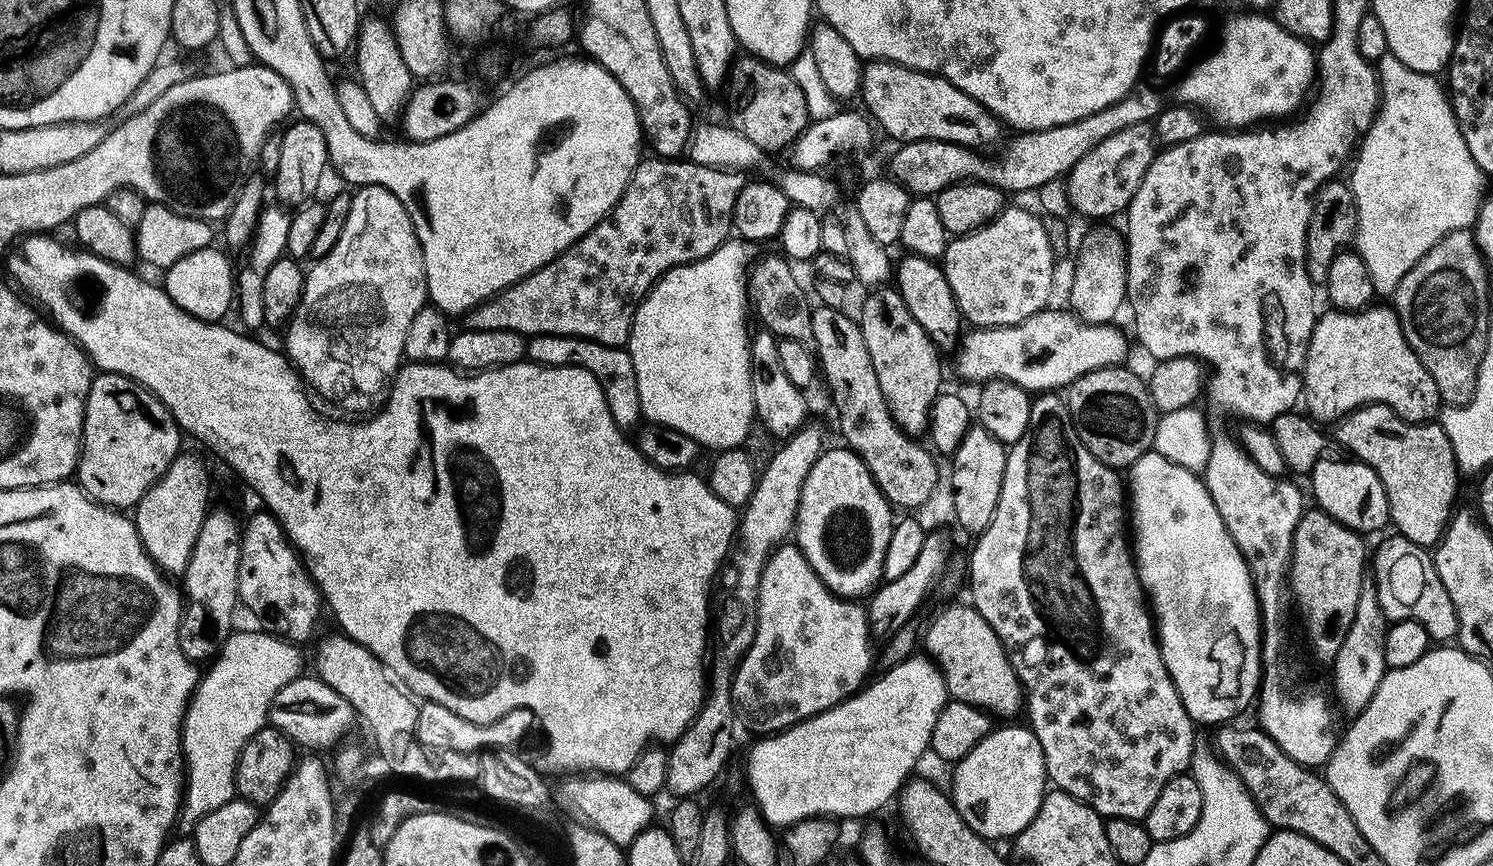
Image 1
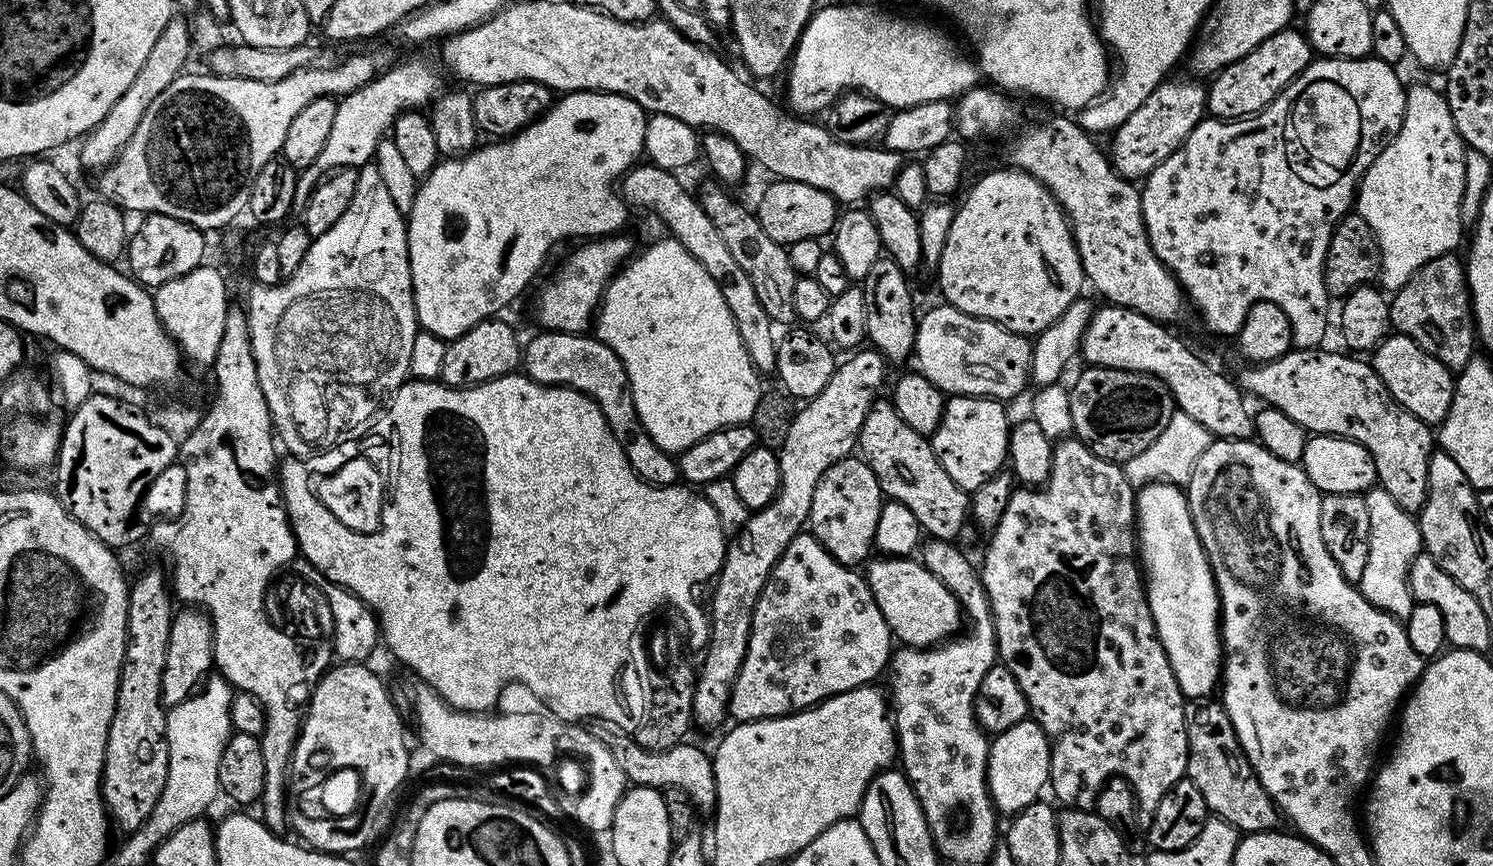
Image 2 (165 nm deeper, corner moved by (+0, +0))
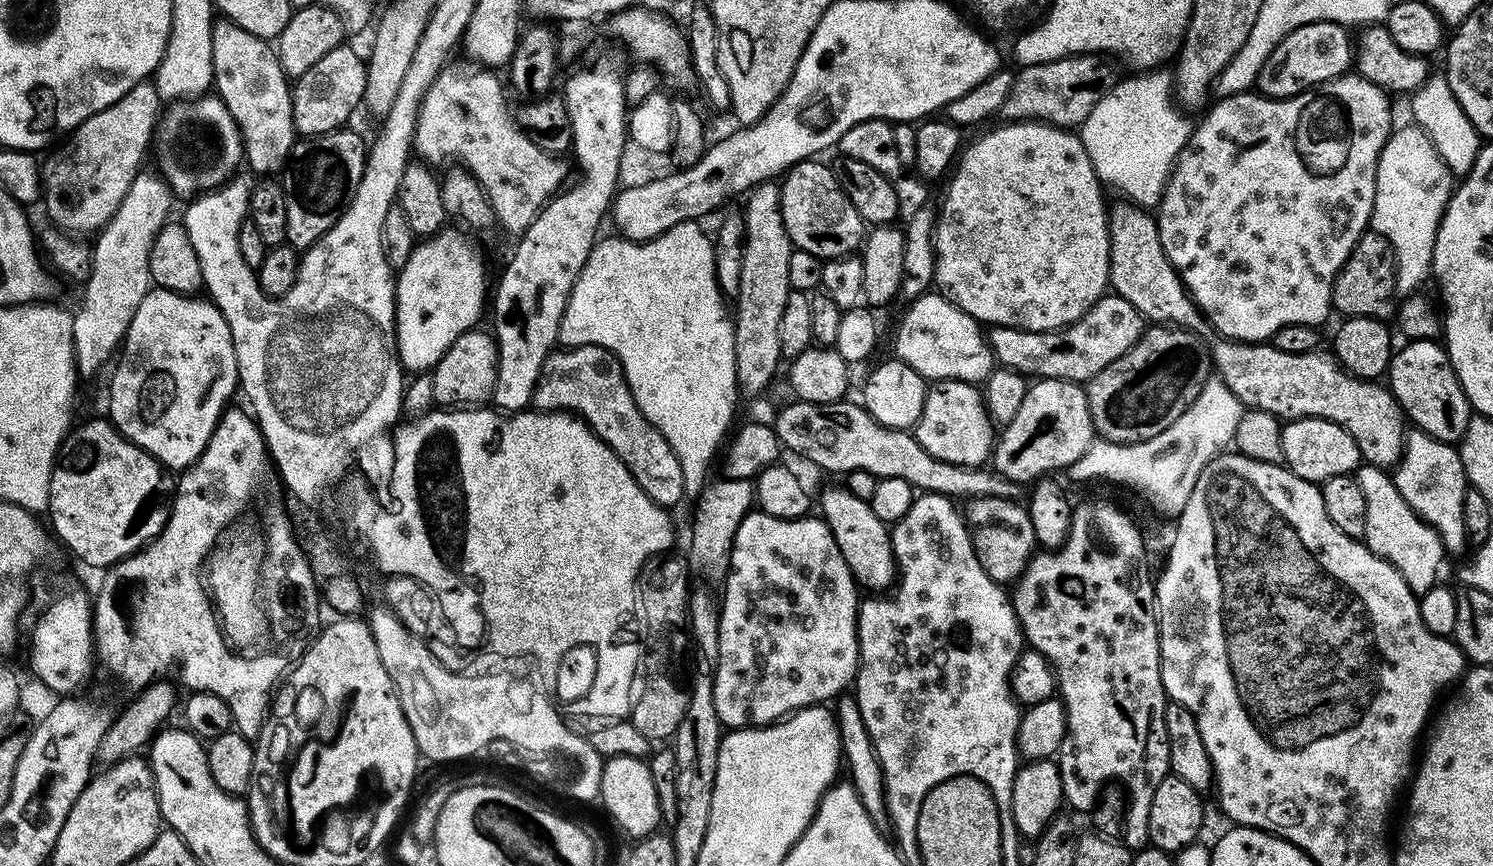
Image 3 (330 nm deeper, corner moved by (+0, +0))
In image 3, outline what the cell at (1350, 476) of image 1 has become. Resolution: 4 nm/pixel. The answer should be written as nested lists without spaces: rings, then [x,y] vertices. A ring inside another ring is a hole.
[[[1322,418],[1287,421],[1280,430],[1280,456],[1295,476],[1313,482],[1351,476],[1362,463],[1354,438],[1342,426]]]

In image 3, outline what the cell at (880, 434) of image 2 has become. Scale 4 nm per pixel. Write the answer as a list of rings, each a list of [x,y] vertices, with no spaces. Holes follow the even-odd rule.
[[[981,496],[969,499],[966,507],[966,519],[972,527],[978,562],[982,562],[982,570],[986,570],[986,574],[990,574],[990,578],[1001,586],[1015,585],[1038,548],[1034,522],[1030,522],[1027,507],[1014,501],[1006,496]]]

